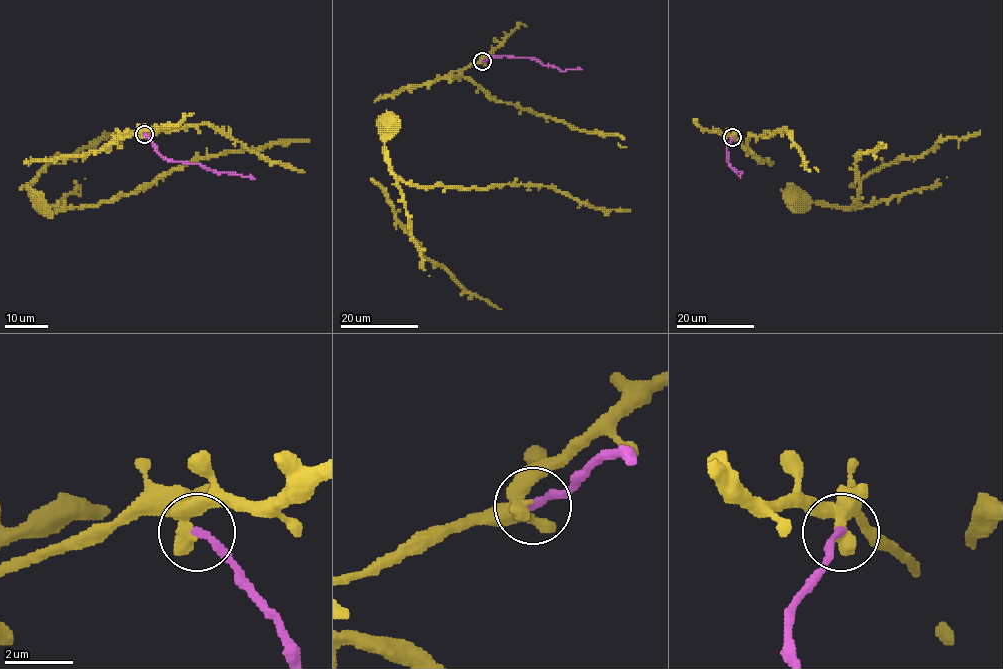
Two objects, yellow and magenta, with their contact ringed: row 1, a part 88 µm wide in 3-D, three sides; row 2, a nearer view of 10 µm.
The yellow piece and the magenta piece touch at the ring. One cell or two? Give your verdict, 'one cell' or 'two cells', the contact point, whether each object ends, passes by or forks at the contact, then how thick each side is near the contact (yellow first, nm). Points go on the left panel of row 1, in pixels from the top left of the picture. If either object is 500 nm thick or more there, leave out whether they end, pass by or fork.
two cells; at (144, 134); yellow passes by; magenta ends there; 320 nm thick on the yellow side, 240 nm on the other

